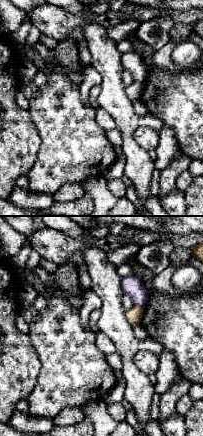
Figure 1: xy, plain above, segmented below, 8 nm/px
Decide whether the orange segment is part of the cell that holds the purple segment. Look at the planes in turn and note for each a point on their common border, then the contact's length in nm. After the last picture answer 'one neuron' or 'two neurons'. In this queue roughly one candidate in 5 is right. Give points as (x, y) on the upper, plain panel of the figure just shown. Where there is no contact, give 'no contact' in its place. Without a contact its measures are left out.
contact (139, 82); length 70 nm

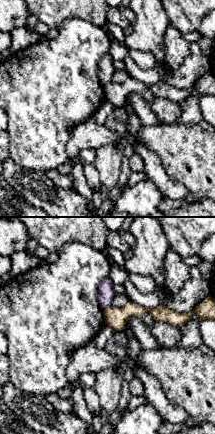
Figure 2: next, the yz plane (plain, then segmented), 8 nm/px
contact (107, 83); length 70 nm

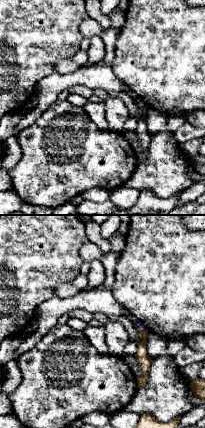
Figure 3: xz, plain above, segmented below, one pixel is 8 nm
contact (142, 105); length 100 nm

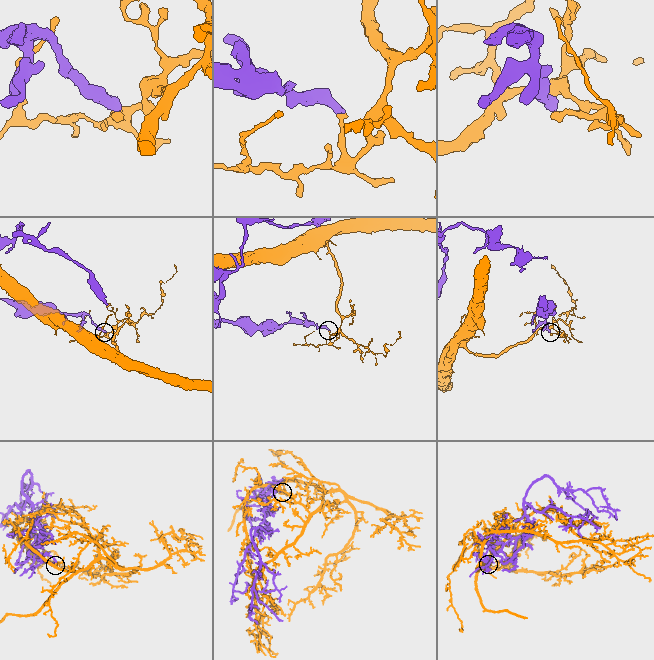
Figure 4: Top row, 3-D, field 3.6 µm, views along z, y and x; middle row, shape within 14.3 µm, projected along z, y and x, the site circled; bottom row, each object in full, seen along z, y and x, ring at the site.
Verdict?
two neurons

